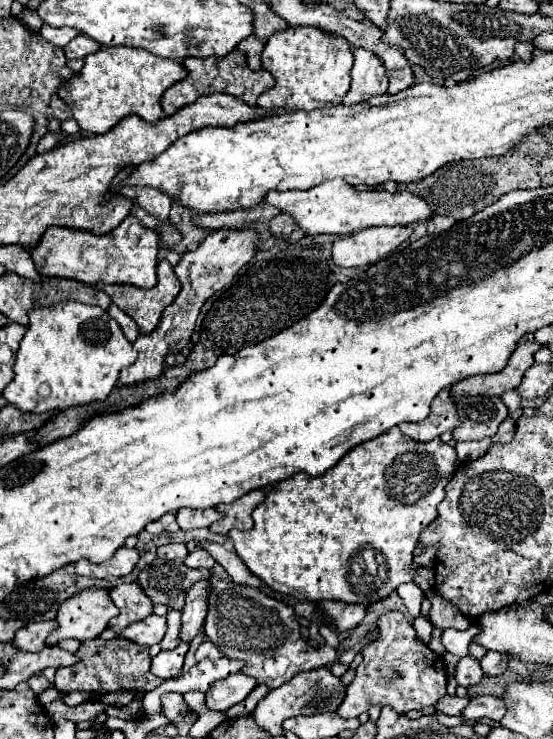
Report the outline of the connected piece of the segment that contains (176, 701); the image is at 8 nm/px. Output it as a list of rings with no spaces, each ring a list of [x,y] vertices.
[[[163,693],[163,715],[171,719],[171,723],[179,723],[185,719],[187,703],[181,693]]]

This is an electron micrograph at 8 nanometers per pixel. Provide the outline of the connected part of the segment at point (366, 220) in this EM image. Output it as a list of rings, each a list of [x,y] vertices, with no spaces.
[[[339,179],[325,181],[307,191],[271,191],[265,197],[265,203],[275,205],[283,213],[293,215],[297,225],[307,235],[319,235],[319,233],[347,235],[373,225],[411,225],[433,217],[433,209],[427,205],[427,201],[409,191],[395,191],[395,193],[357,191],[355,187]]]

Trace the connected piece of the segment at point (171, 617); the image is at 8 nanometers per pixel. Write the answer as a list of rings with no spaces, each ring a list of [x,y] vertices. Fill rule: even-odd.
[[[169,611],[167,613],[167,621],[169,621],[169,629],[163,637],[163,641],[159,643],[163,651],[169,651],[169,649],[175,649],[179,643],[181,643],[181,611]]]

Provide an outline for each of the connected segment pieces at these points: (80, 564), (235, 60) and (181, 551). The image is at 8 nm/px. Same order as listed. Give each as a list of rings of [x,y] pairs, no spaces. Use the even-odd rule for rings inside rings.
[[[119,547],[109,561],[103,561],[103,563],[77,561],[75,563],[75,573],[85,575],[85,577],[95,577],[95,579],[105,579],[109,575],[111,577],[125,577],[135,569],[137,561],[139,561],[139,551],[137,549]]]
[[[233,51],[229,53],[227,57],[205,57],[205,59],[195,59],[195,57],[189,57],[189,61],[185,63],[189,75],[175,83],[173,87],[169,87],[163,97],[161,97],[161,107],[163,107],[163,115],[173,115],[177,113],[181,107],[193,103],[197,97],[201,95],[209,95],[209,93],[229,93],[233,97],[239,97],[243,99],[247,105],[257,105],[257,97],[265,91],[269,91],[273,85],[275,85],[275,79],[271,77],[271,73],[267,71],[251,71],[247,67],[247,59],[245,55],[241,55],[239,51]]]
[[[171,543],[171,545],[163,545],[163,547],[157,549],[157,555],[161,559],[169,559],[169,561],[173,561],[173,559],[185,559],[187,553],[189,553],[189,549],[187,549],[185,543]]]

